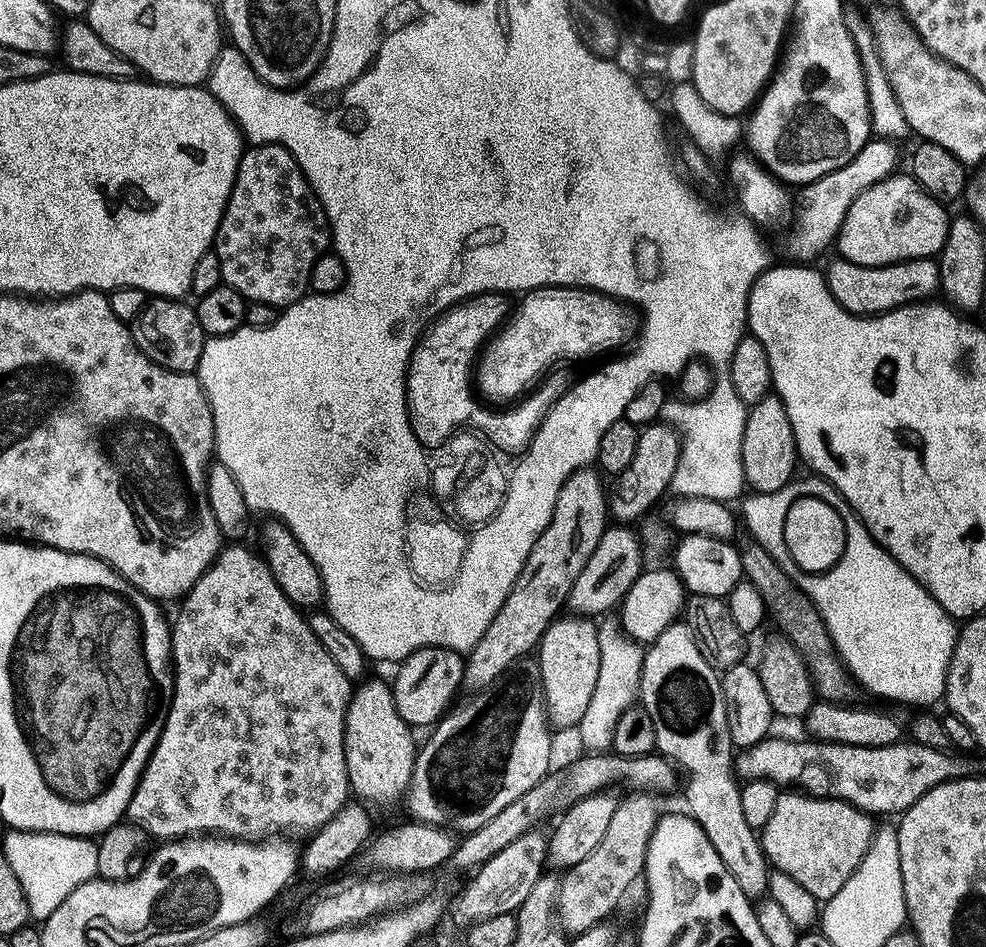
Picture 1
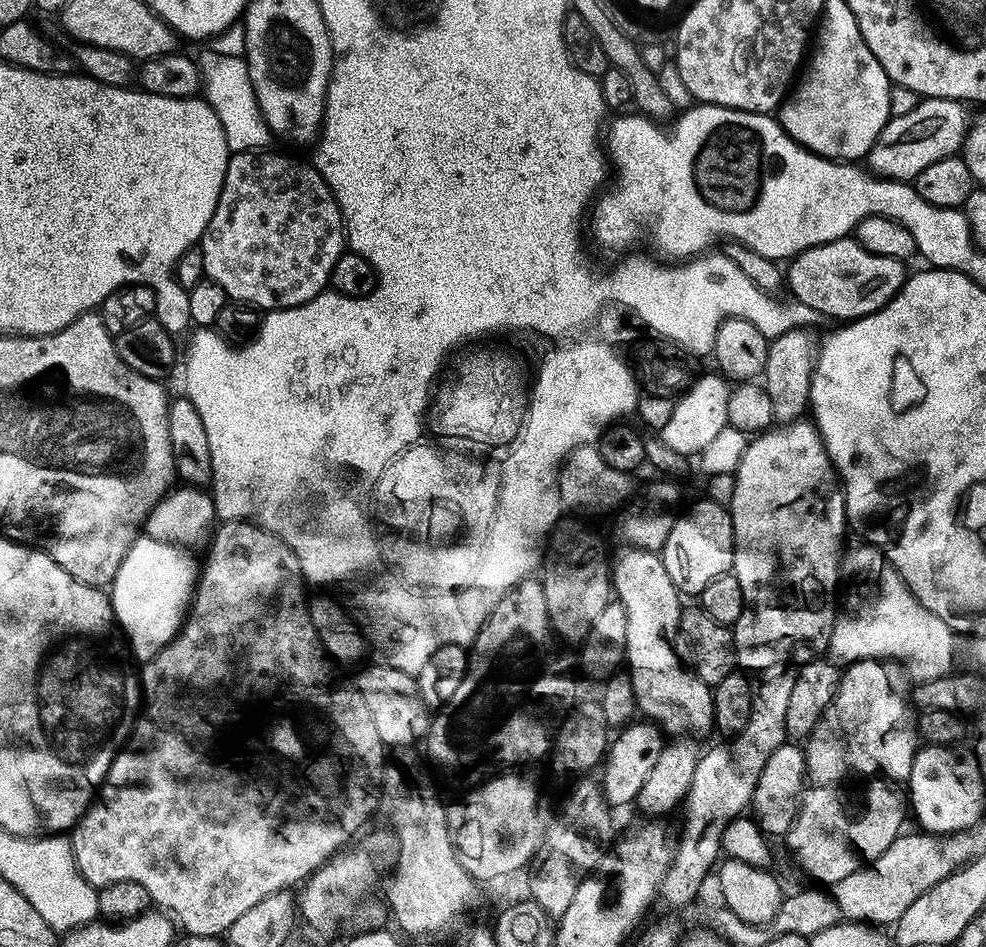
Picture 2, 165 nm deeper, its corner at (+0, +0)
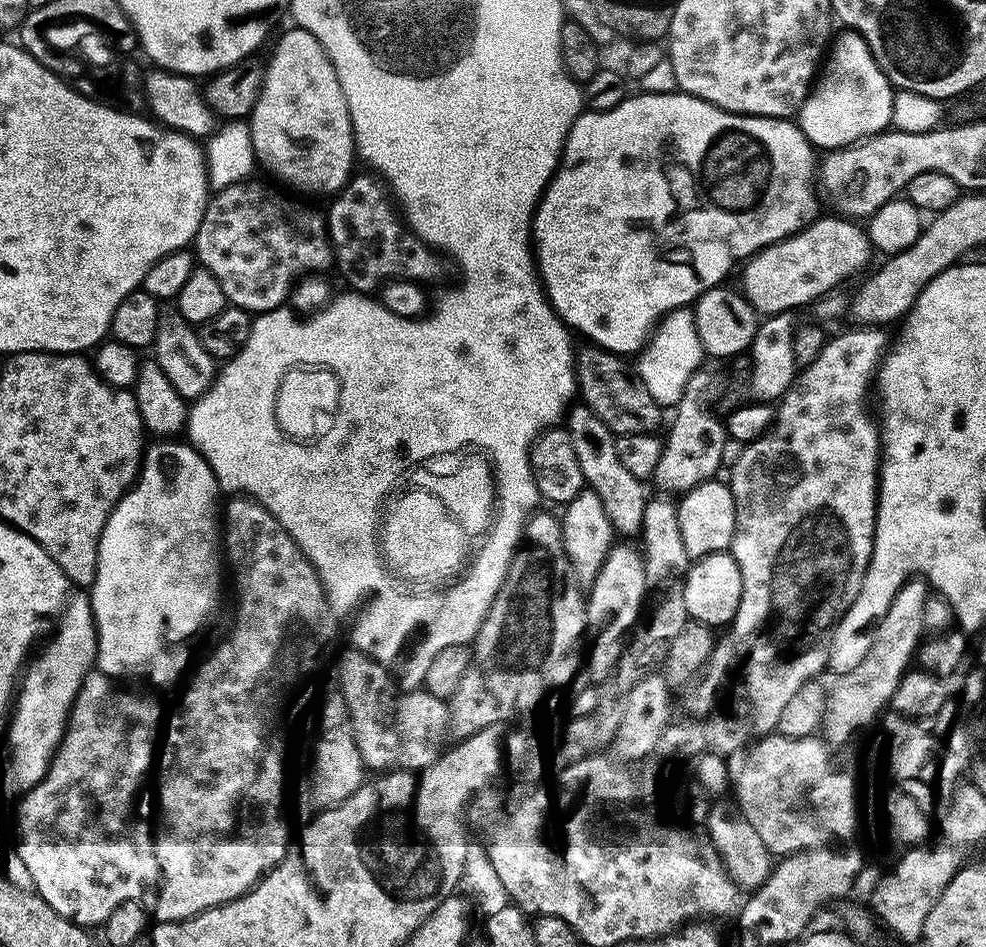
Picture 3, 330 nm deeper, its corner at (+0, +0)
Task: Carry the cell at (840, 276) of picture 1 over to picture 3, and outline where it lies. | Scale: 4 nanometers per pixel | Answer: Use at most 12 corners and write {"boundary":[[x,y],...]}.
{"boundary":[[821,215],[748,257],[765,317],[835,292],[874,256],[855,219]]}

